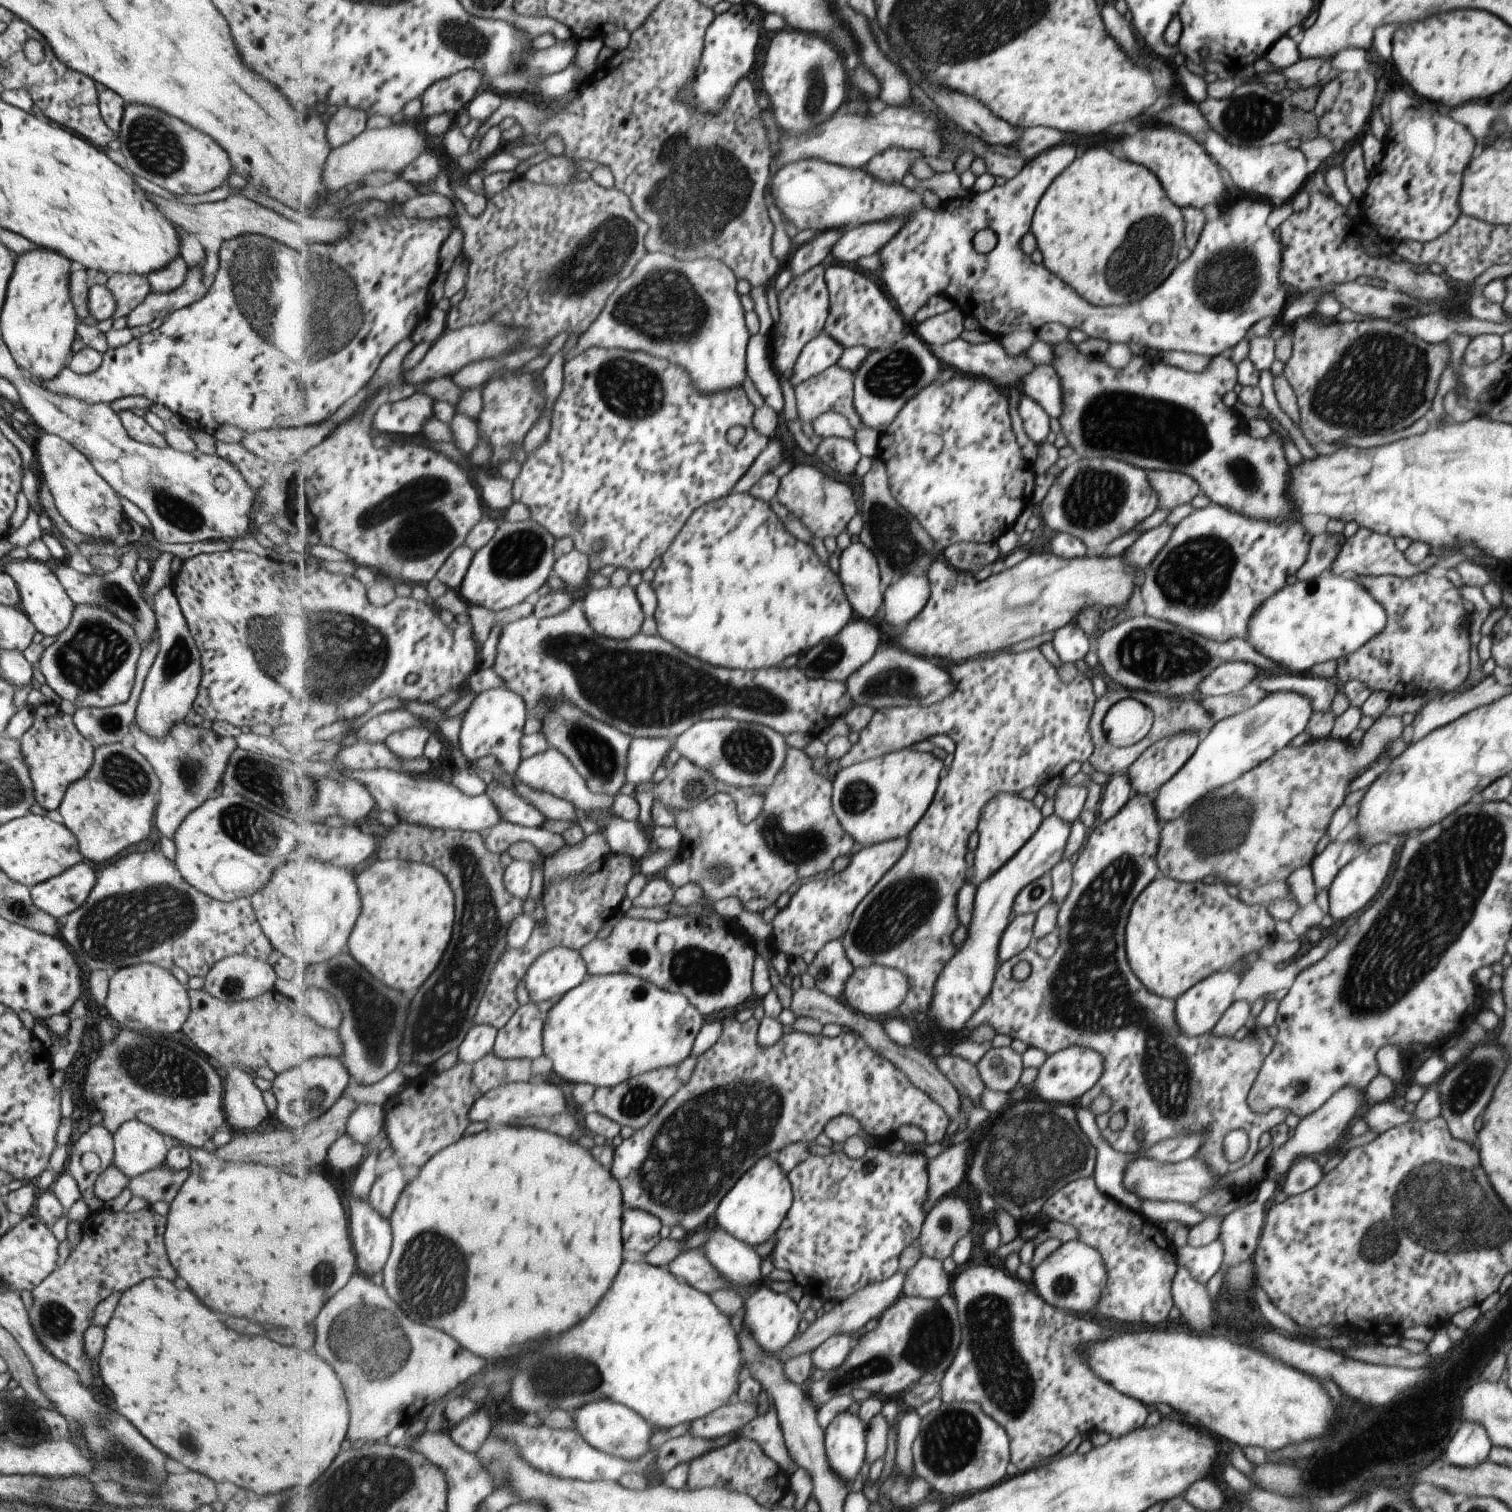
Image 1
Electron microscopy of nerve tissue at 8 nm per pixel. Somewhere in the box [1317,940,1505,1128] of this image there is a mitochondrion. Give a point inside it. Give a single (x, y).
(1469, 1087)

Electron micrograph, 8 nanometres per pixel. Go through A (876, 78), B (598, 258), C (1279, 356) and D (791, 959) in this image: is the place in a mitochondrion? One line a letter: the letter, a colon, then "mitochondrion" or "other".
A: other
B: mitochondrion
C: other
D: other

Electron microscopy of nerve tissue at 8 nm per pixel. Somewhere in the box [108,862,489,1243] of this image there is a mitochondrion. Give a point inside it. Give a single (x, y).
(378, 1018)

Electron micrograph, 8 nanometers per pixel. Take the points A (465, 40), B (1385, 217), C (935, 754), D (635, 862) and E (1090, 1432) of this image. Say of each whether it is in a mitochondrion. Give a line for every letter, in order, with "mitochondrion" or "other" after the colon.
A: mitochondrion
B: other
C: other
D: other
E: other

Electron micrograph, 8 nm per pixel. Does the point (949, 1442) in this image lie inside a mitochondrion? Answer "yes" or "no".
yes

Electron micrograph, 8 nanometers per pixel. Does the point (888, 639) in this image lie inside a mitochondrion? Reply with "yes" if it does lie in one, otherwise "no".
no

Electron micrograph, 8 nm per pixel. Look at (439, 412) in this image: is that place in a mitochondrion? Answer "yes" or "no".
no

